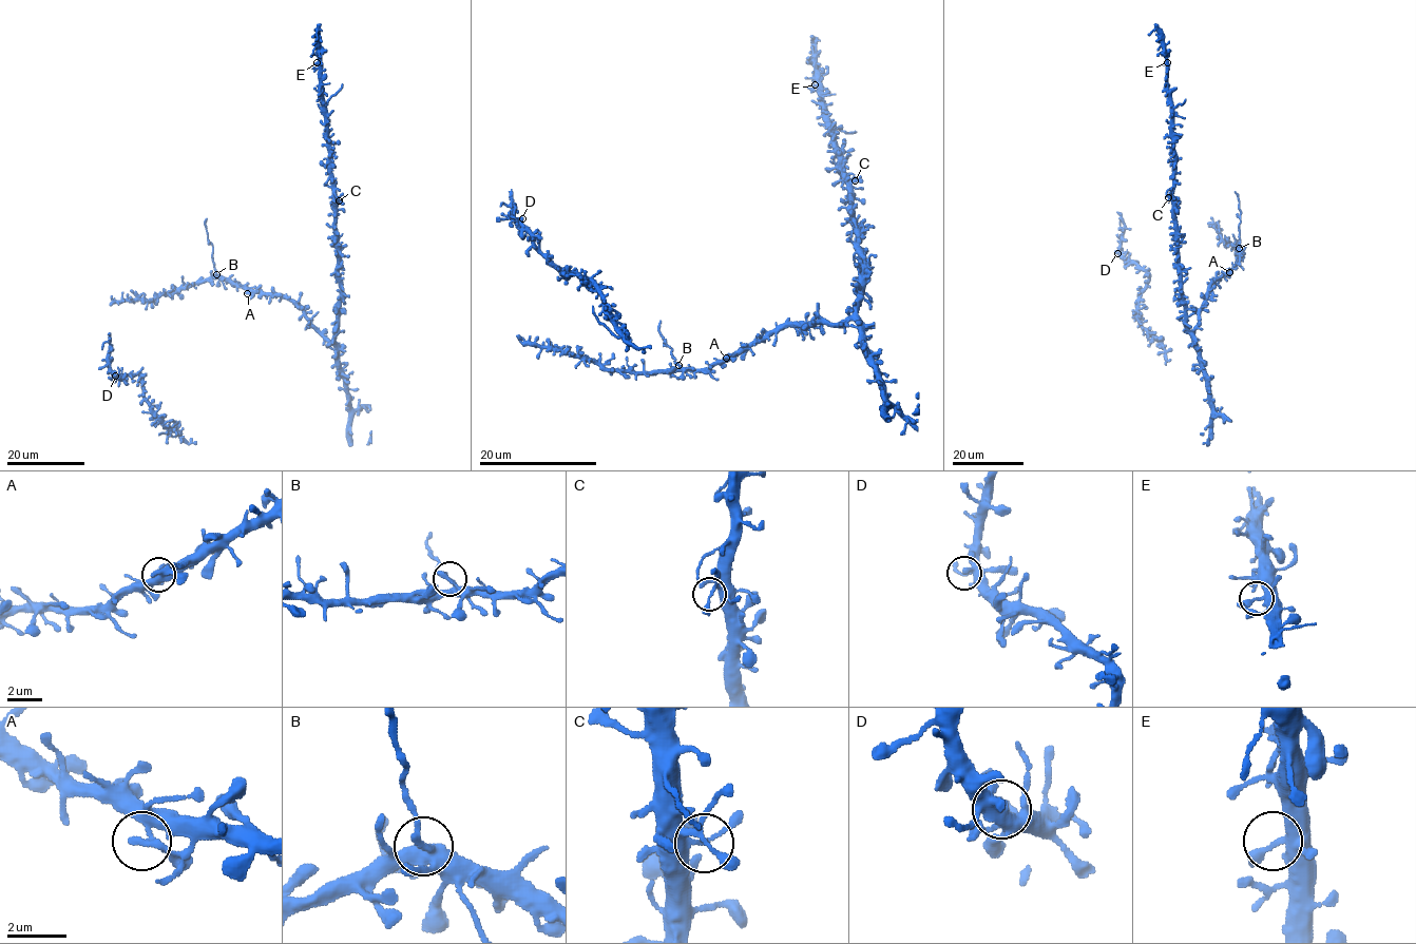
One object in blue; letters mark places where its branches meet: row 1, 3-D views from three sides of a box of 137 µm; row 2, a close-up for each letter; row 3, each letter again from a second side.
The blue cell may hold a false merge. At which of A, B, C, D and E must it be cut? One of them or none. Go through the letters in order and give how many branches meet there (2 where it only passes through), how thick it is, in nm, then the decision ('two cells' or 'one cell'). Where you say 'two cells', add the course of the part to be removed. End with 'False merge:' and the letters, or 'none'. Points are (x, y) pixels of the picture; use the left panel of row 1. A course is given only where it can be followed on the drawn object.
A: branches 3; calibre 240 nm; one cell
B: branches 3; calibre 240 nm; two cells; course (216, 274), (206, 218)
C: branches 3; calibre 180 nm; one cell
D: branches 3; calibre 240 nm; one cell
E: branches 3; calibre 320 nm; one cell
False merge: B

